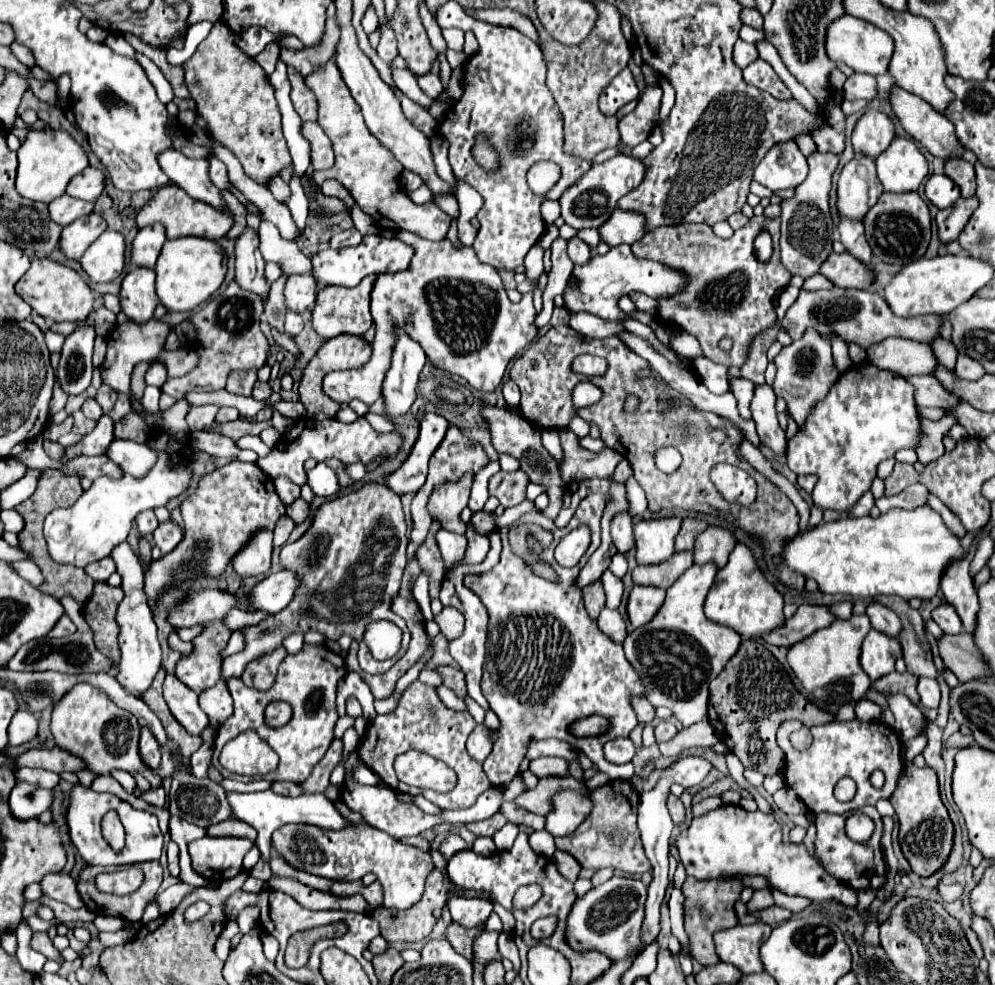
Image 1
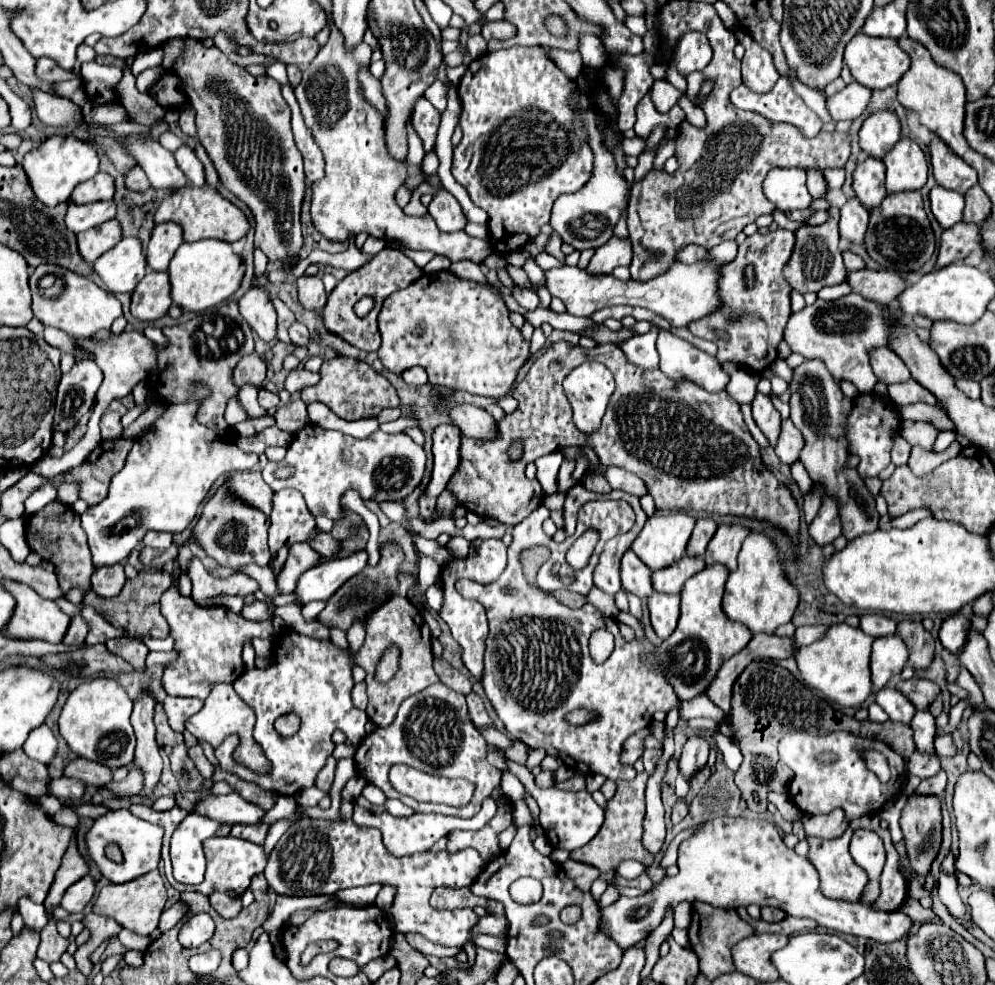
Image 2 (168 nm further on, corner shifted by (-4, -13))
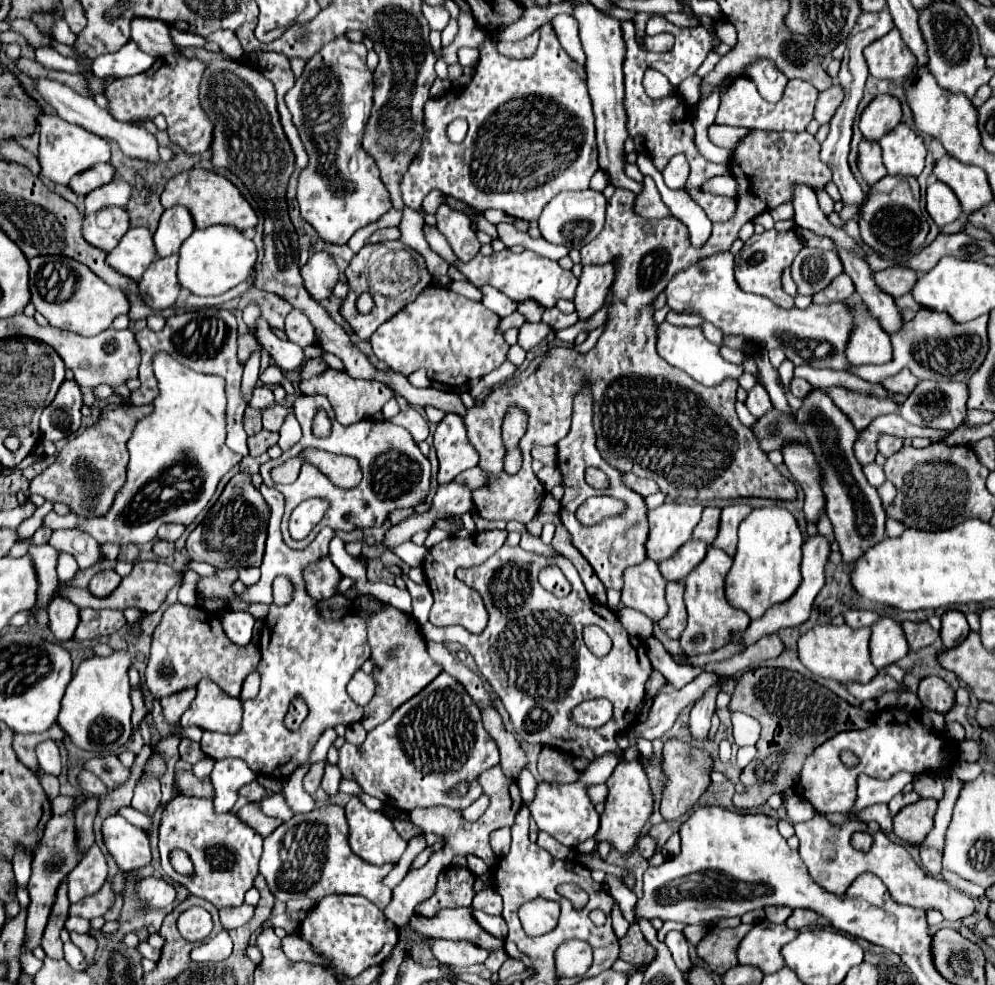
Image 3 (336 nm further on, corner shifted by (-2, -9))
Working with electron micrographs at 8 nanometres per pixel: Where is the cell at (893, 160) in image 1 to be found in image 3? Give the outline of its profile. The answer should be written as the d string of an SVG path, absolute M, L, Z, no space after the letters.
M903 121L879 141L883 149L883 163L889 175L919 175L925 167L923 137L909 129Z

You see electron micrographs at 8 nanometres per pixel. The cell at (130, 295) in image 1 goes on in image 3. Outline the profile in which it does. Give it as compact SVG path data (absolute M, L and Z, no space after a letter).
M179 255L157 257L139 281L139 291L145 303L155 311L175 305L179 297L181 287L177 281L177 259Z

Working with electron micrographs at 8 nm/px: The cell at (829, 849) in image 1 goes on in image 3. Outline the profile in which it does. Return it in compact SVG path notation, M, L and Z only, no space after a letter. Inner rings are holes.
M815 815L809 821L795 823L795 835L799 837L799 853L803 863L807 865L813 881L821 885L825 891L843 895L849 885L863 873L873 873L877 875L891 891L891 897L897 903L907 903L911 907L921 907L921 909L939 909L945 921L949 923L961 923L965 917L969 917L975 911L973 899L957 891L955 887L947 885L939 877L931 875L929 871L921 869L913 857L907 853L907 849L895 841L891 841L881 829L879 831L869 831L869 827L861 821L845 821L845 823L829 823L825 815ZM857 831L865 831L873 837L873 845L867 853L855 849L851 845L851 835Z

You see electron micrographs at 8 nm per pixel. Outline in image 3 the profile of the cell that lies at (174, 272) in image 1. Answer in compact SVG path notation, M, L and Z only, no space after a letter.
M211 225L207 229L195 229L195 233L181 245L177 277L179 277L181 287L189 289L195 295L221 295L221 293L233 289L235 285L247 281L253 273L255 261L257 261L255 243L251 239L247 239L239 229L227 227L227 225Z

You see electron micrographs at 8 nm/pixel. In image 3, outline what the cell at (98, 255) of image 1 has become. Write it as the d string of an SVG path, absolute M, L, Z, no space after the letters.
M131 227L123 235L119 245L109 253L107 263L115 271L139 281L145 269L155 261L155 257L157 251L153 245L153 233L145 227Z

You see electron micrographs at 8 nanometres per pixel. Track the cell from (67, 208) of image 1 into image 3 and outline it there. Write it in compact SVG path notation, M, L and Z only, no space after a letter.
M115 179L85 195L85 213L93 213L111 205L125 207L129 203L129 197L131 197L131 185L127 181Z

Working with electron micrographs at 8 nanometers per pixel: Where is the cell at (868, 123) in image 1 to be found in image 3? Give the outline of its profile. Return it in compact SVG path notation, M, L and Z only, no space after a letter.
M883 93L873 97L873 101L863 109L859 129L863 137L879 141L899 123L901 123L901 103L893 95Z

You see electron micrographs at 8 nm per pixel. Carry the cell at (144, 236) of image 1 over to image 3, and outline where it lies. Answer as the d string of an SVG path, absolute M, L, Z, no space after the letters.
M185 207L165 209L159 227L155 231L155 247L159 257L167 257L179 251L181 243L195 231L195 221Z

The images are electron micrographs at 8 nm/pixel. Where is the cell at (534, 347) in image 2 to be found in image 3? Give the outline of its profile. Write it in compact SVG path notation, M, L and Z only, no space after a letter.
M505 361L498 369L487 374L477 384L473 385L470 389L471 395L477 399L477 396L486 388L504 383L509 378L513 377L516 371L517 367L515 367L515 365L509 361Z

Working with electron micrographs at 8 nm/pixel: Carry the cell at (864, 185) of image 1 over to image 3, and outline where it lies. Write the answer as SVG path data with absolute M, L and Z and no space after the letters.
M861 139L857 165L859 165L859 171L861 171L863 179L865 179L869 185L877 183L881 177L887 175L887 171L885 171L885 167L883 167L883 159L881 159L881 147L879 147L877 141Z

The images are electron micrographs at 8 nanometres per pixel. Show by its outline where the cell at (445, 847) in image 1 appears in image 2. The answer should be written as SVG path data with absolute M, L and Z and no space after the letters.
M341 801L341 815L345 821L301 819L293 823L277 841L269 855L265 877L269 887L281 895L333 895L341 889L359 885L391 885L397 889L395 901L389 909L393 929L399 933L419 933L431 943L443 947L461 947L470 938L483 949L505 953L505 939L491 935L470 936L470 929L479 920L471 908L439 911L429 904L430 896L439 886L461 888L469 886L483 871L485 863L477 851L461 849L457 853L417 853L407 857L389 855L383 845L381 831L373 827L359 827L351 821L353 805Z

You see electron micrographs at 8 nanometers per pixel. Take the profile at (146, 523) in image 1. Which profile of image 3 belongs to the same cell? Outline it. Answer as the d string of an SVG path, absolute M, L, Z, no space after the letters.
M163 525L159 527L159 539L165 539L165 541L177 541L185 531L185 525Z

